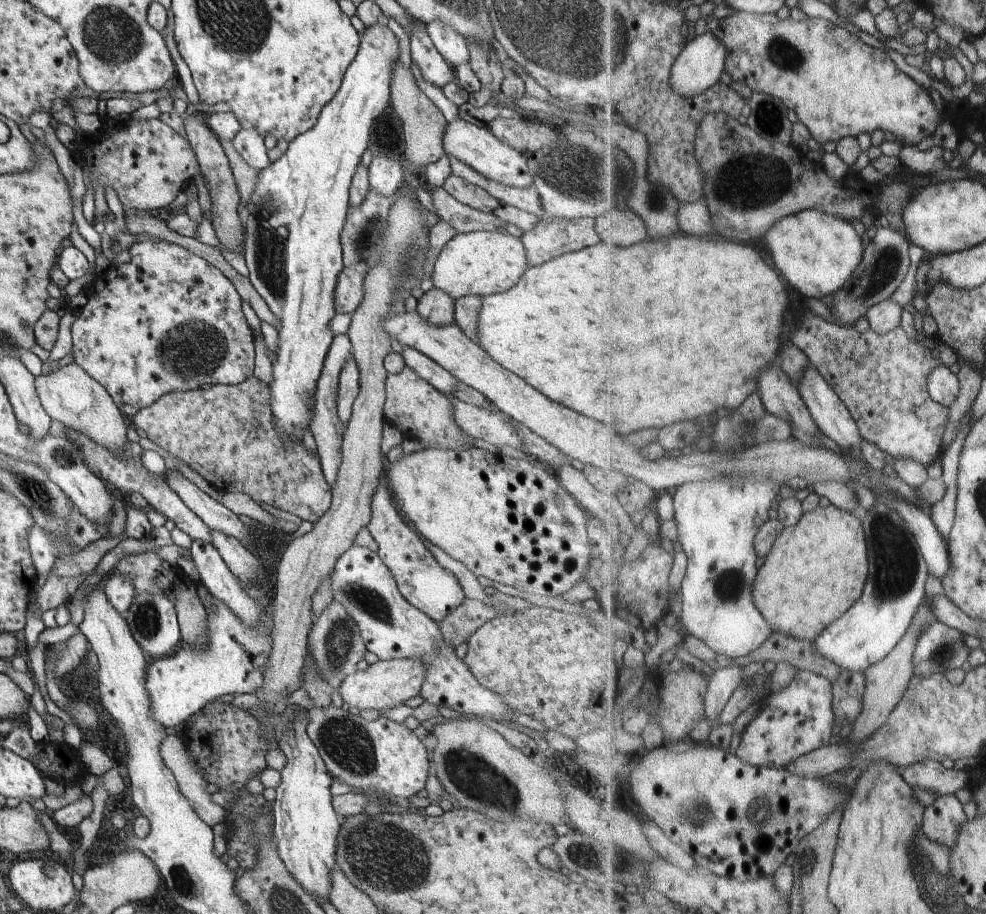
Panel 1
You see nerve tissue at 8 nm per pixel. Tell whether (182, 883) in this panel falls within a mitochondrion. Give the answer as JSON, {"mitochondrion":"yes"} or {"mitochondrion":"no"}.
{"mitochondrion":"yes"}

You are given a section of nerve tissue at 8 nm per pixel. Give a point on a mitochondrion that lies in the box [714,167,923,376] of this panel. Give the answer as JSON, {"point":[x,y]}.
{"point":[886,264]}

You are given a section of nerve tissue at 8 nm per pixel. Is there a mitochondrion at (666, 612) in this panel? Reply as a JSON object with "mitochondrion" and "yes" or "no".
{"mitochondrion":"no"}

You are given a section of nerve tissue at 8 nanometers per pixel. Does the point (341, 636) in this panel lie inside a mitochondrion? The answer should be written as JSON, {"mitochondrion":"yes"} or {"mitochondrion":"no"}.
{"mitochondrion":"yes"}

